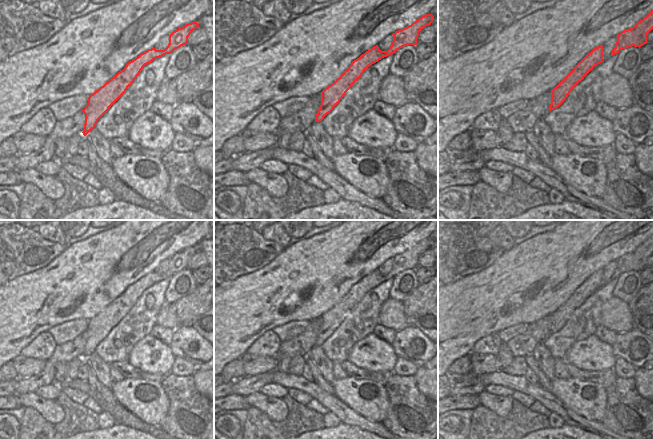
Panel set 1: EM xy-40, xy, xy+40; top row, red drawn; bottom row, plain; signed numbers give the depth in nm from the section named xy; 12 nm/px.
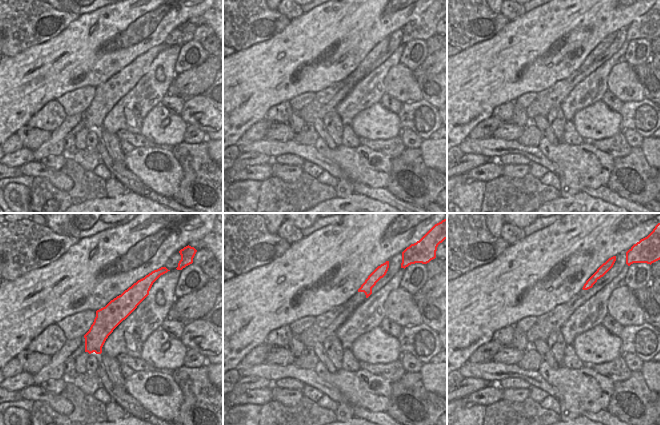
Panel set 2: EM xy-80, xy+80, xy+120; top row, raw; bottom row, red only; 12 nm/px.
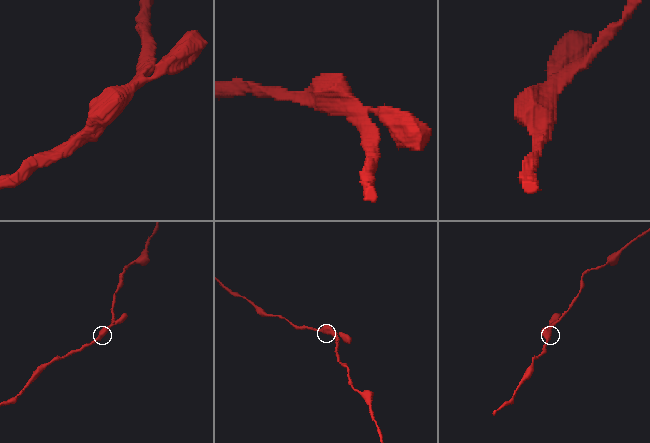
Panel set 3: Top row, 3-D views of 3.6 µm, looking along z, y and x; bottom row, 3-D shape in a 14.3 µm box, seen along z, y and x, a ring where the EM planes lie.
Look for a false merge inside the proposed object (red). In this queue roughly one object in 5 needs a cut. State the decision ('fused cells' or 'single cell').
single cell

